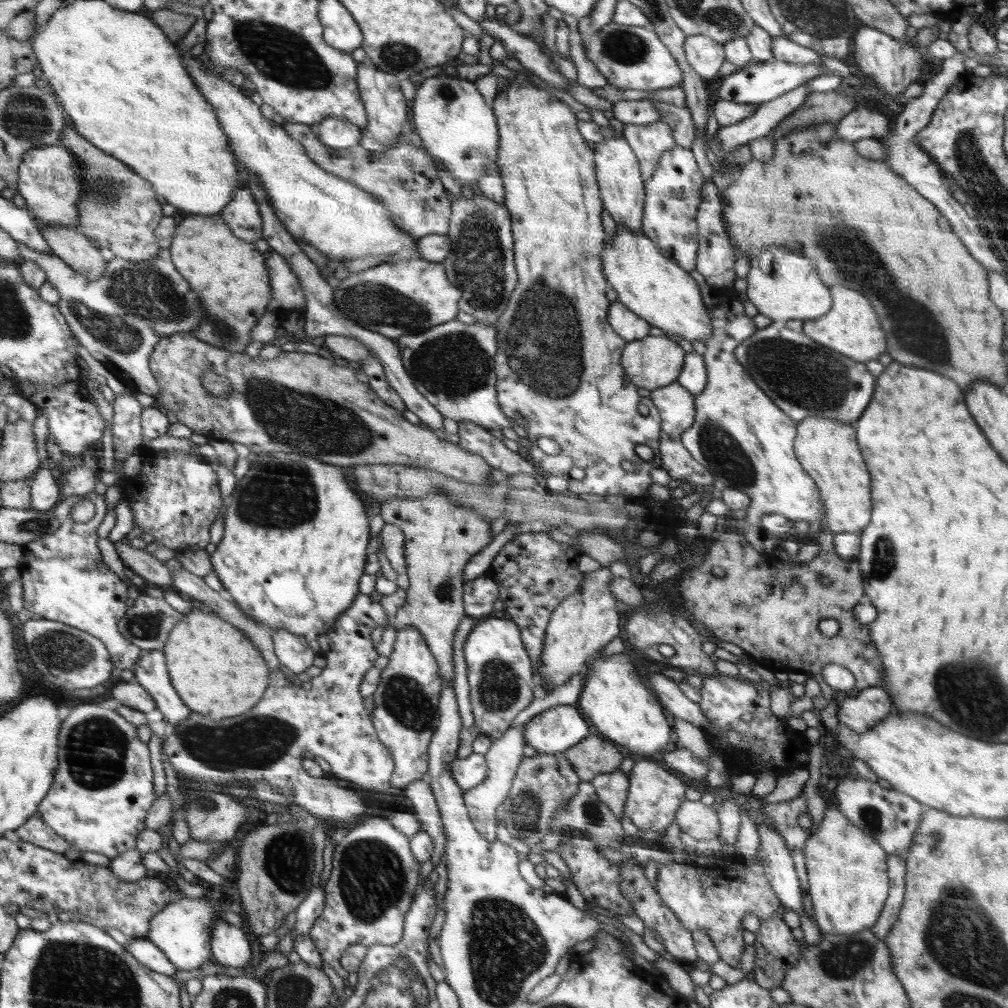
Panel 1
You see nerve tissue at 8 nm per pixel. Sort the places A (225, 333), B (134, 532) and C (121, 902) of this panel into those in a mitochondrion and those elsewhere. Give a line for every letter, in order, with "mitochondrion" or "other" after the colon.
A: mitochondrion
B: other
C: other

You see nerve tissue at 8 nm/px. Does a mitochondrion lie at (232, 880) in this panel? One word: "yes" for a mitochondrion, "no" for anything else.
no

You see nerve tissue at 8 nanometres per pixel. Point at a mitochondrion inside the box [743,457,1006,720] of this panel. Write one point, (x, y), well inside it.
(884, 563)

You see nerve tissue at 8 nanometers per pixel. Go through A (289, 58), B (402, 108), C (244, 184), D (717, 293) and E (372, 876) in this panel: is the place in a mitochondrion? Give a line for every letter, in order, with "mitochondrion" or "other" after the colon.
A: mitochondrion
B: other
C: other
D: other
E: mitochondrion

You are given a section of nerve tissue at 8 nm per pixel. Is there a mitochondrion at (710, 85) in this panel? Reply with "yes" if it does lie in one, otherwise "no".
no

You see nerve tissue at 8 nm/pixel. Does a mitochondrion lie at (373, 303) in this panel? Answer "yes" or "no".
yes

